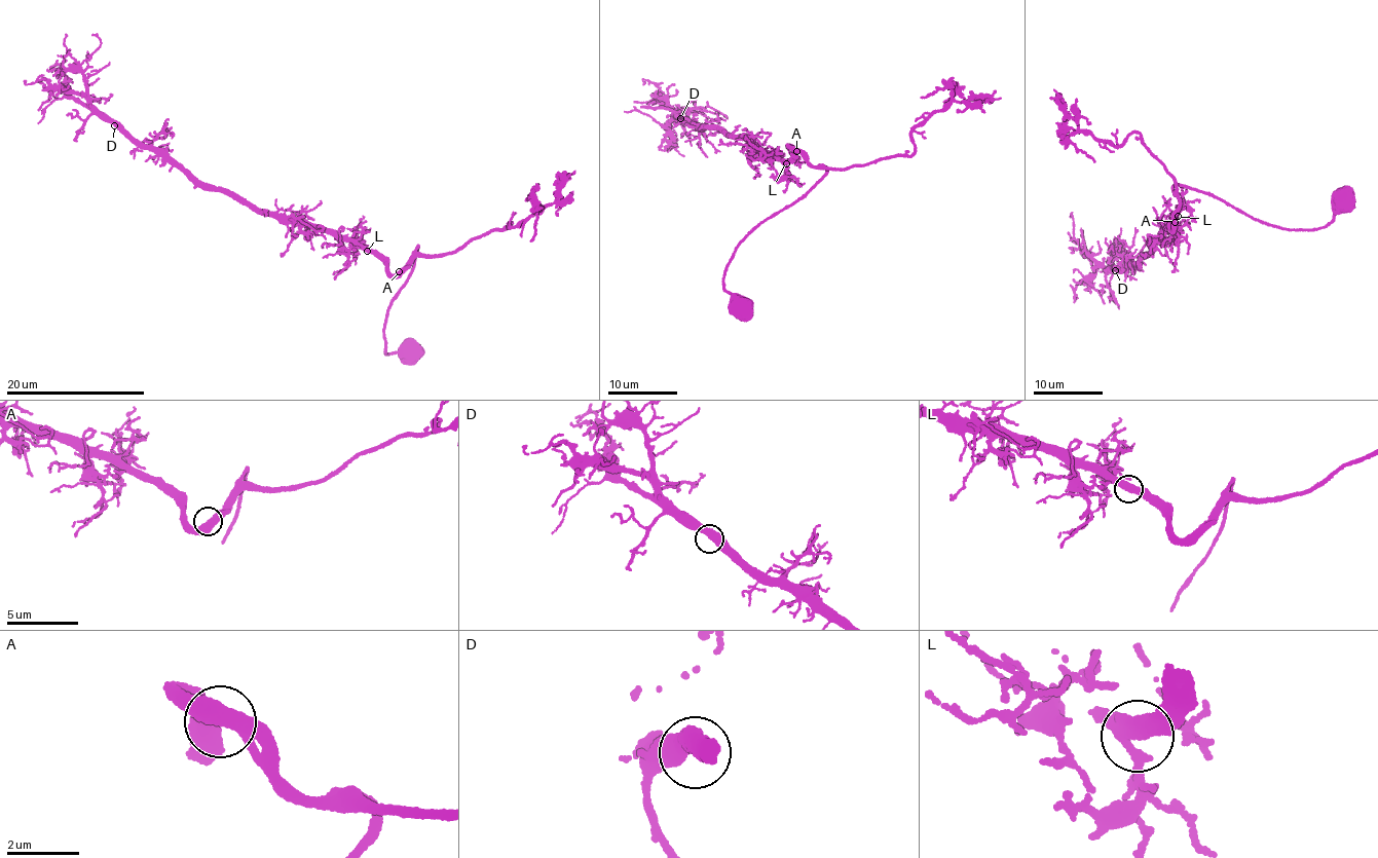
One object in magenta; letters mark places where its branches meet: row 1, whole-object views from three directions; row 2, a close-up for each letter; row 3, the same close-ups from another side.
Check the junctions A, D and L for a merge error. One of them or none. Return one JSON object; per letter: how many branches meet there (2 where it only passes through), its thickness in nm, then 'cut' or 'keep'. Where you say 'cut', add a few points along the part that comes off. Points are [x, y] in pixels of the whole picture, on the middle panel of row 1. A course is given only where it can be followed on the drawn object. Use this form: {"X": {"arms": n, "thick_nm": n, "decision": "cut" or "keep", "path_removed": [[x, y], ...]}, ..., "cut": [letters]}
{"A": {"arms": 2, "thick_nm": 480, "decision": "keep"}, "D": {"arms": 2, "thick_nm": 480, "decision": "keep"}, "L": {"arms": 2, "thick_nm": 480, "decision": "keep"}, "cut": []}

